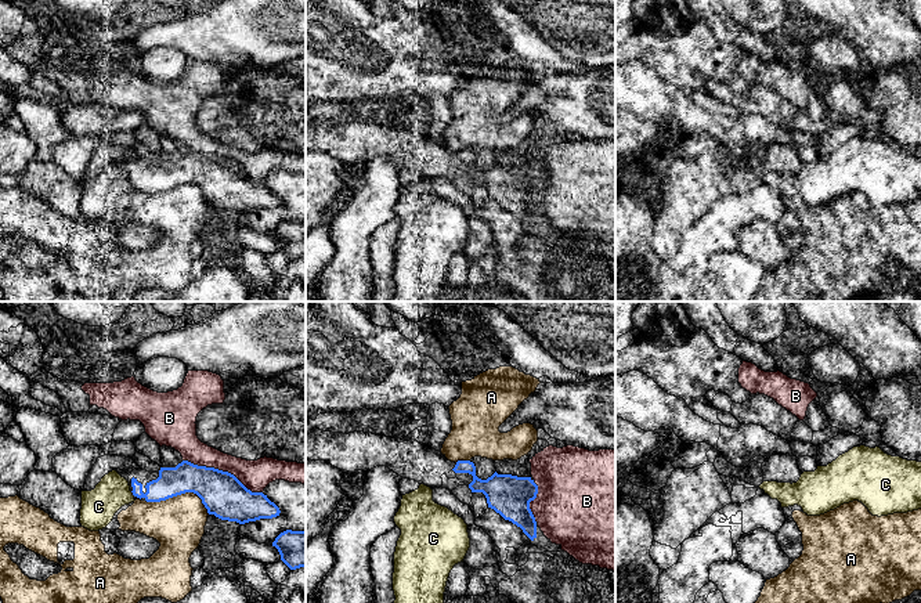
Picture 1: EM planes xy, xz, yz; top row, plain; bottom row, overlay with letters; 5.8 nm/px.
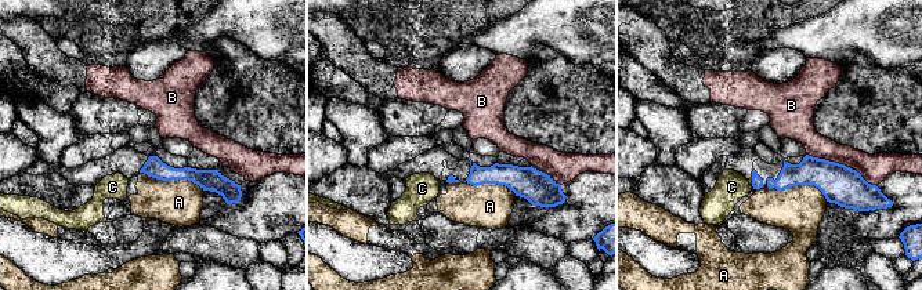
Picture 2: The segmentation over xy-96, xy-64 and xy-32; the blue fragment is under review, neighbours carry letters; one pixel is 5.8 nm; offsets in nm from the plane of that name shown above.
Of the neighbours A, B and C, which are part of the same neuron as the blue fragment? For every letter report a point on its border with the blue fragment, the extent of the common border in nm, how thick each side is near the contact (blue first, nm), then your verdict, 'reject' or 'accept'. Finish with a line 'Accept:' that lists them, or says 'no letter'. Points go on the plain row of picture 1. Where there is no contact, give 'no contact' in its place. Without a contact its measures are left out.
A: xy (180, 184) | 380 nm | 240/300 nm | reject
B: xy (221, 161) | 500 nm | 240/180 nm | reject
C: xy (133, 184) | 40 nm | 170/200 nm | reject
Accept: no letter

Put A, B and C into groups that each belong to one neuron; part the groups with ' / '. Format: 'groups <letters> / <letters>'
groups A / B / C

